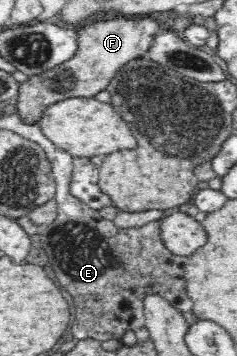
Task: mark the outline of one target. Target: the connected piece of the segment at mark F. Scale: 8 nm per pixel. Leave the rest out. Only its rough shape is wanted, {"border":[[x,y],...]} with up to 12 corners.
{"border":[[100,20],[71,60],[21,82],[17,114],[92,98],[161,30],[157,20]]}

